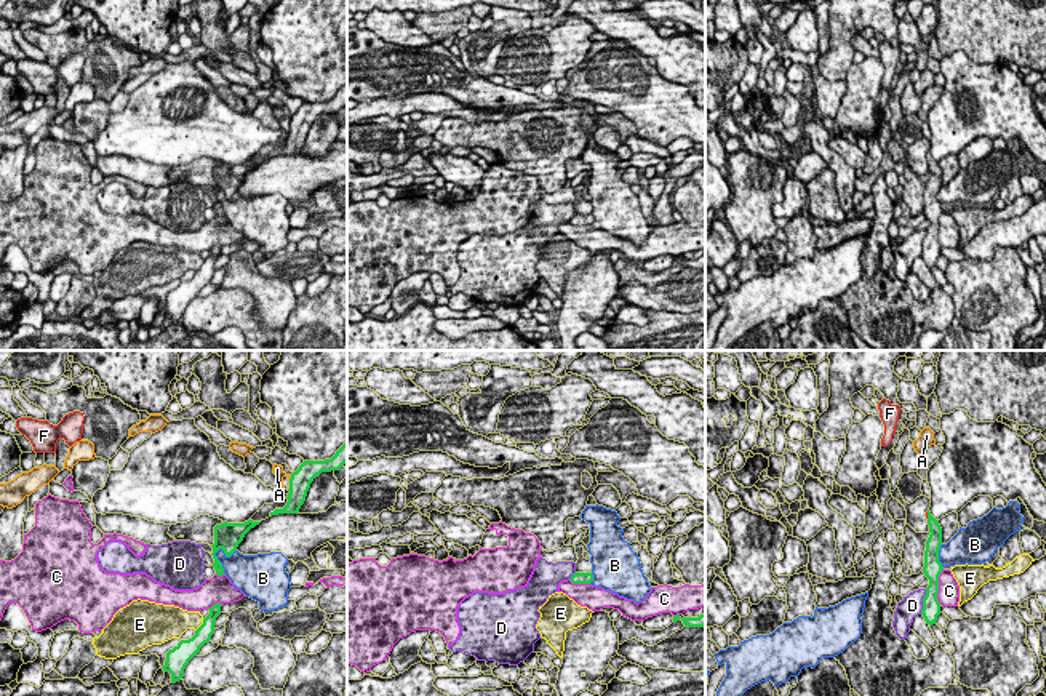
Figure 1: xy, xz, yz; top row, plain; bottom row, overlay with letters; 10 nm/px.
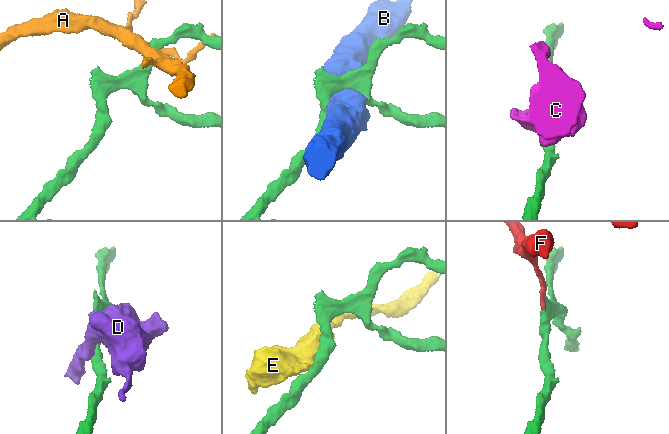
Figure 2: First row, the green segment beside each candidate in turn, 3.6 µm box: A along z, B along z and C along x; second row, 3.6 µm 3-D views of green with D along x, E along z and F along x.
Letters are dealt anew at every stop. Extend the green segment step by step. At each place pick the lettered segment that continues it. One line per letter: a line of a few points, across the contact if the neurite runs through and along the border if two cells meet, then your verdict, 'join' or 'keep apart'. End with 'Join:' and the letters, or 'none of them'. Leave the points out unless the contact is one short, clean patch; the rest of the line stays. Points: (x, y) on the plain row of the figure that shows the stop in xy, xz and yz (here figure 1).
A: line xy (291, 117), (290, 120); keep apart
B: keep apart
C: keep apart
D: line yz (926, 231), (920, 255); keep apart
E: line xy (203, 261), (195, 272); keep apart
F: line yz (934, 181), (934, 167), (928, 157), (926, 154); join
Join: F

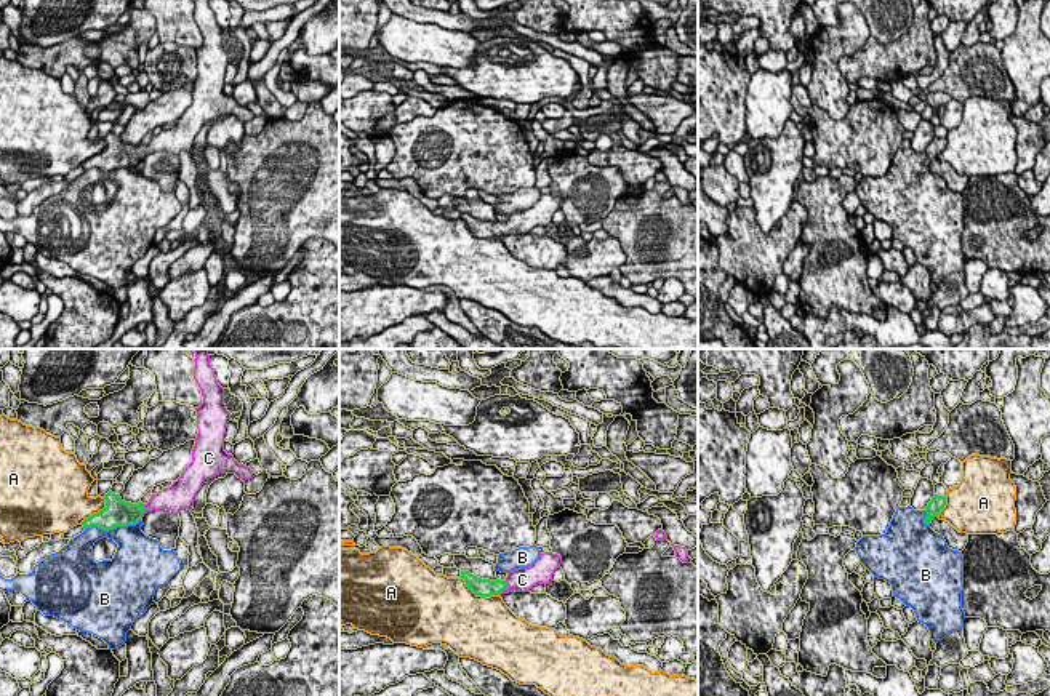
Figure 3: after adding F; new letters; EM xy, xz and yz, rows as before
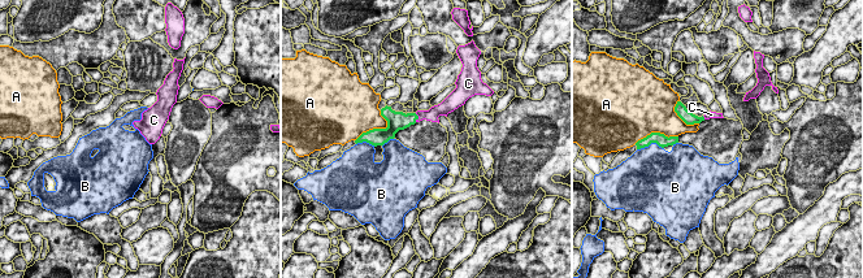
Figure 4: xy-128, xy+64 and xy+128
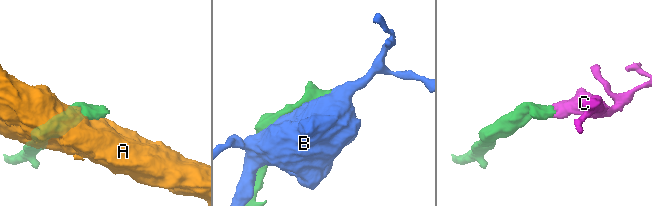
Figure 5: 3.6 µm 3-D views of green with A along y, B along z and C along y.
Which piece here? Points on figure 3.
A: keep apart
B: keep apart
C: line xz (484, 229), (506, 229), (516, 221), (522, 221); join
Join: C

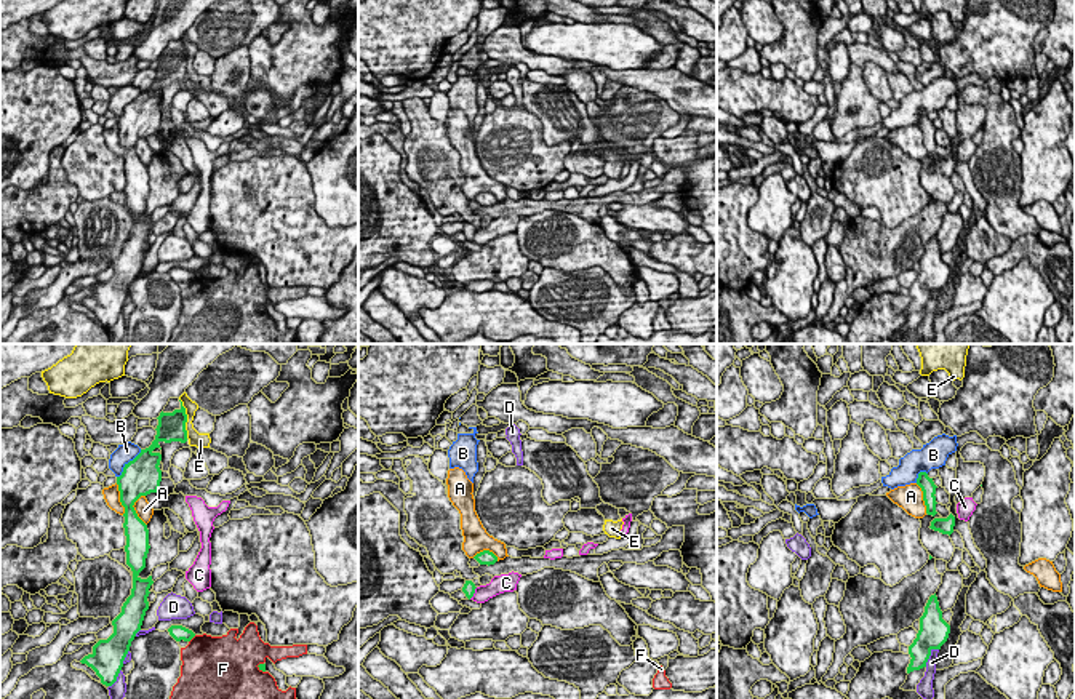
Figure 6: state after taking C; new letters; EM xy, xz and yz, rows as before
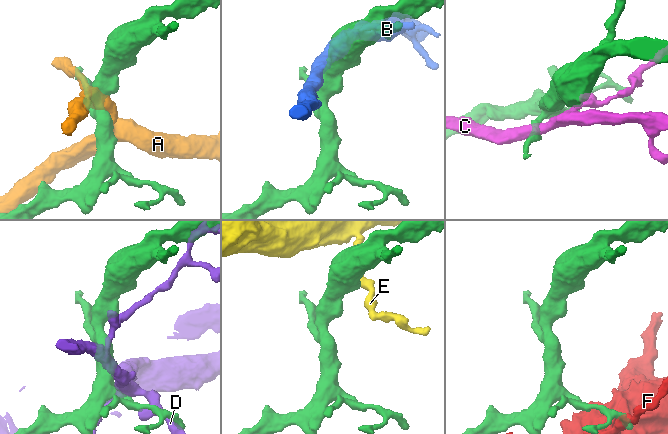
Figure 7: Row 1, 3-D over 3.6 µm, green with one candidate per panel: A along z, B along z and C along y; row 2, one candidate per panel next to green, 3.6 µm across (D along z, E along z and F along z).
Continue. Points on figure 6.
A: keep apart
B: line xy (141, 91), (117, 119); keep apart
C: line xz (477, 229), (469, 240); keep apart
D: keep apart
E: line xy (179, 40), (186, 56), (187, 79); keep apart
F: keep apart
Join: none of them

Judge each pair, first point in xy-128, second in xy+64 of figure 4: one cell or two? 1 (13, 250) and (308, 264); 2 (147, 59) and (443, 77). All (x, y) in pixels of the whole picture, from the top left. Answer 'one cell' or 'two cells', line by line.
1: two cells
2: two cells

